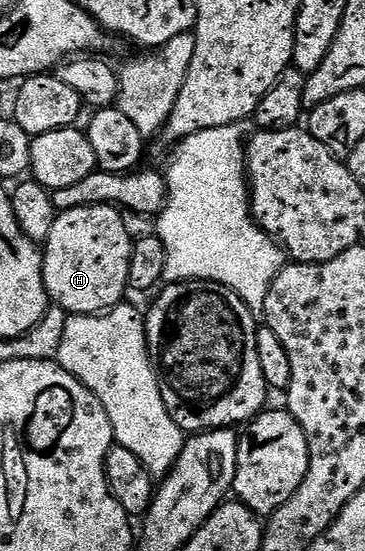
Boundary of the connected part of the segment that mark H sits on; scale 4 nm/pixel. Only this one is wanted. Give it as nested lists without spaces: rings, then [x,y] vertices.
[[[112,204],[84,206],[60,211],[51,224],[49,238],[43,244],[43,280],[52,305],[61,306],[66,315],[103,314],[114,306],[122,305],[124,298],[121,297],[129,290],[131,252],[135,241],[134,235],[129,235],[129,230],[125,227],[124,216],[126,217]]]

